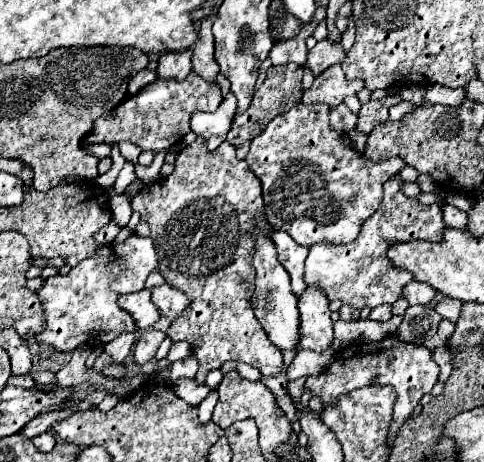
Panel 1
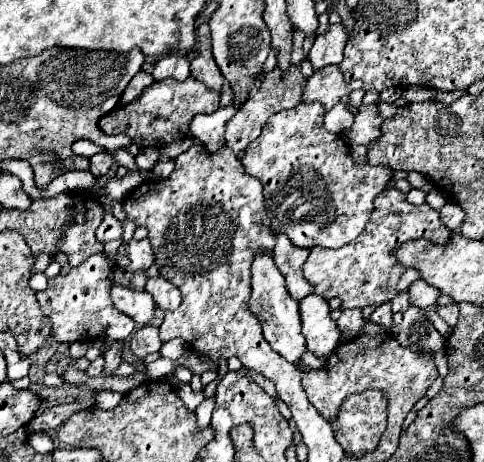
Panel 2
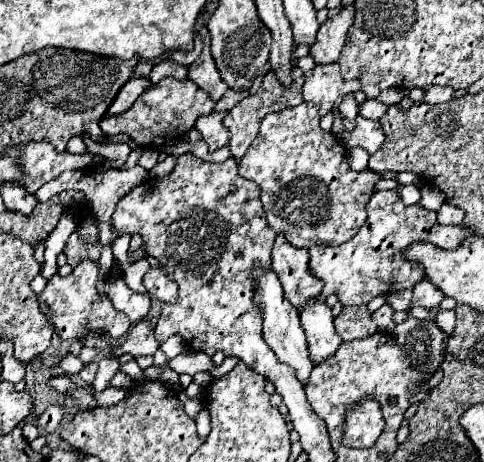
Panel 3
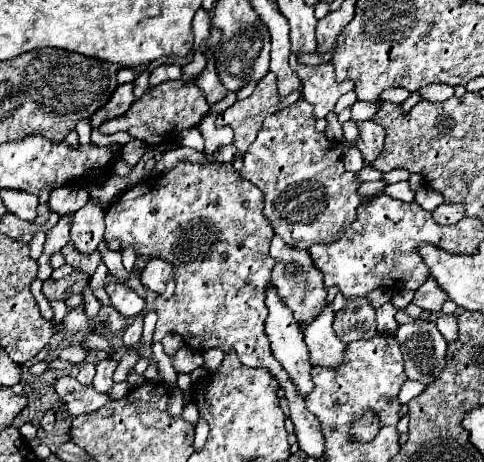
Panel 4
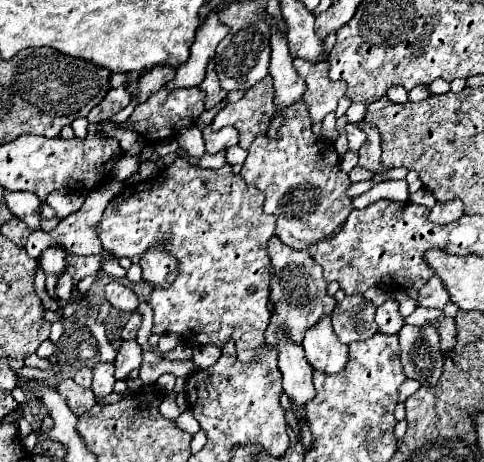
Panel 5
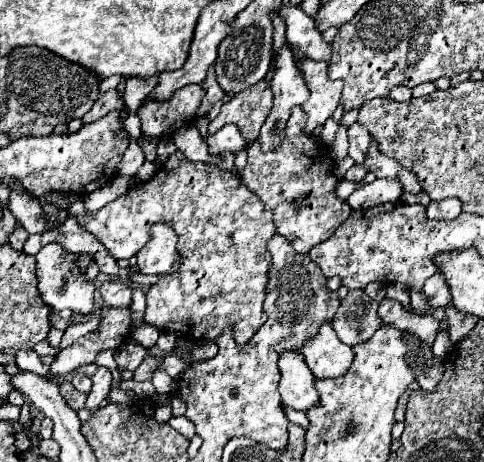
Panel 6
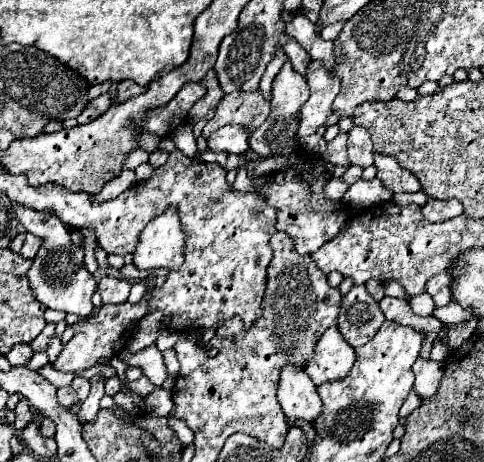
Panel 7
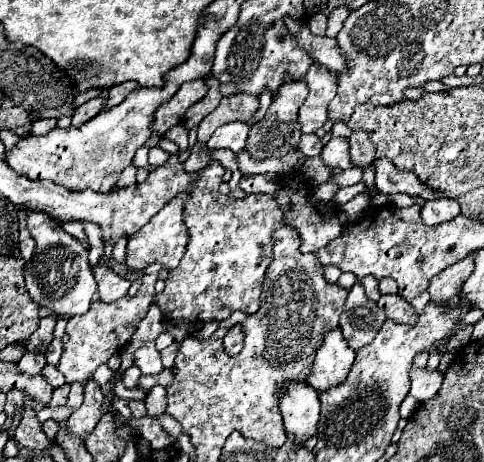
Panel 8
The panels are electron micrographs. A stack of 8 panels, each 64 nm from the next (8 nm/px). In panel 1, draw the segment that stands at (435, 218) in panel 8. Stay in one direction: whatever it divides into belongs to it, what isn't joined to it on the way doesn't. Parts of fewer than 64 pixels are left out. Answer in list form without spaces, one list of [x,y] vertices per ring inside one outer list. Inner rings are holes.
[[[450,204],[442,206],[442,210],[444,210],[444,224],[448,228],[466,228],[468,226],[468,214],[466,212],[462,212]]]

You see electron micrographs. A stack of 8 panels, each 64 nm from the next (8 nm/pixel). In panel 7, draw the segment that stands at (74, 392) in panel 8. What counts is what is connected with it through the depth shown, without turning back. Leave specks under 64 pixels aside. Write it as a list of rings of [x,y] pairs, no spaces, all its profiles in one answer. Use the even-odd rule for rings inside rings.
[[[76,376],[76,378],[72,380],[72,388],[76,390],[78,398],[84,400],[84,398],[88,396],[88,392],[90,392],[90,382],[88,382],[86,378],[82,378],[82,376]]]

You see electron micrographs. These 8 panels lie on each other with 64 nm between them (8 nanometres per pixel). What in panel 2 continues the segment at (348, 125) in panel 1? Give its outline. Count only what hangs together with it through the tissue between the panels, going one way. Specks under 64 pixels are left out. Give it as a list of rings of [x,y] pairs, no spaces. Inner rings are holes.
[[[338,102],[332,110],[326,112],[324,116],[324,126],[328,132],[348,132],[350,126],[354,124],[354,114],[348,112],[348,108],[344,106],[344,102]]]

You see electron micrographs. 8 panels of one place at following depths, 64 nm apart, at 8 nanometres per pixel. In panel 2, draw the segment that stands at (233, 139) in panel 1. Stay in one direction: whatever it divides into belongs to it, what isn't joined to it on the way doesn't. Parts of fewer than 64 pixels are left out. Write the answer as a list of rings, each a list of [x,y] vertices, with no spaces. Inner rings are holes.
[[[290,66],[288,70],[280,70],[280,68],[274,68],[272,72],[268,72],[266,80],[262,82],[262,88],[250,96],[246,100],[246,104],[242,108],[238,108],[236,116],[228,122],[228,128],[226,128],[226,144],[238,154],[242,150],[246,150],[246,146],[256,140],[260,136],[260,130],[264,126],[264,122],[272,116],[272,114],[278,114],[282,110],[288,110],[288,108],[294,108],[298,106],[302,100],[302,90],[304,90],[304,76],[300,72],[300,66]]]

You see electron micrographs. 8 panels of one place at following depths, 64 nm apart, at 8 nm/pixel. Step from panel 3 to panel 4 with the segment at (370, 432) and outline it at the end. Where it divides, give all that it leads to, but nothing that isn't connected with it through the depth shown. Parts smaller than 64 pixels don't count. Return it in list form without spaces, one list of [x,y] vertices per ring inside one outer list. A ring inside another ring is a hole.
[[[364,412],[350,428],[350,438],[354,442],[372,442],[380,432],[380,418],[374,412]]]

